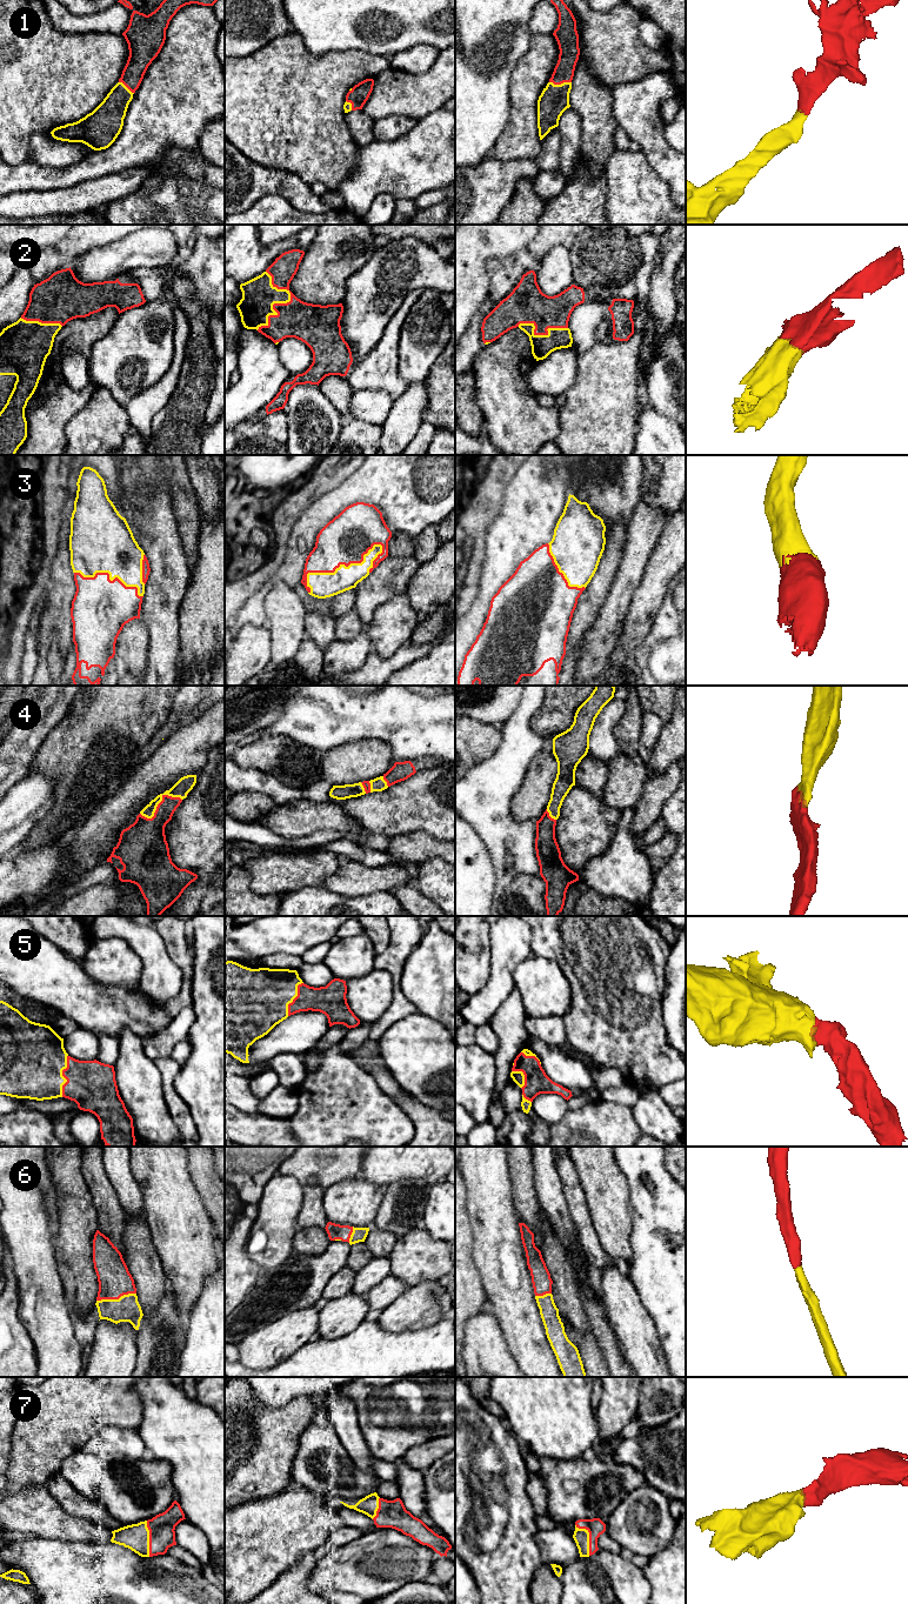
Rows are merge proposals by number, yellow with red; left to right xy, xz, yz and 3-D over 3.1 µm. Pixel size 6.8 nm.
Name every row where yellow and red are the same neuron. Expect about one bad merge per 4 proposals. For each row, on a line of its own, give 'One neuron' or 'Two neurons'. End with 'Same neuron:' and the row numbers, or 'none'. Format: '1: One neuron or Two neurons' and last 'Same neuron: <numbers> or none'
1: One neuron
2: One neuron
3: One neuron
4: One neuron
5: One neuron
6: One neuron
7: One neuron
Same neuron: 1, 2, 3, 4, 5, 6, 7

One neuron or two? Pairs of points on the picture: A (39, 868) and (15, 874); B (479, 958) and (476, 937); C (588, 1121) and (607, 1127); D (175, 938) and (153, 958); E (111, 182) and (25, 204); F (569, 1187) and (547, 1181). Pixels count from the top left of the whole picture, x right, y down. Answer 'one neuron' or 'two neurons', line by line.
A: one neuron
B: one neuron
C: one neuron
D: two neurons
E: one neuron
F: two neurons

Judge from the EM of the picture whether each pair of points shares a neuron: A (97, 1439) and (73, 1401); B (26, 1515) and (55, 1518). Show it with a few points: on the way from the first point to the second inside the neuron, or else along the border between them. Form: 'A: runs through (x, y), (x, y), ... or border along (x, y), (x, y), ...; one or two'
A: border along (99, 1430), (82, 1448); two
B: runs through (33, 1515), (41, 1515), (48, 1518); one

